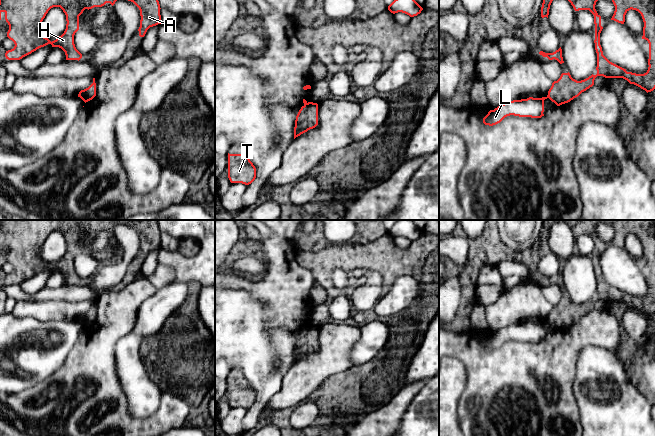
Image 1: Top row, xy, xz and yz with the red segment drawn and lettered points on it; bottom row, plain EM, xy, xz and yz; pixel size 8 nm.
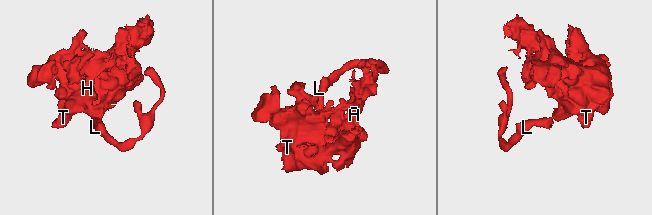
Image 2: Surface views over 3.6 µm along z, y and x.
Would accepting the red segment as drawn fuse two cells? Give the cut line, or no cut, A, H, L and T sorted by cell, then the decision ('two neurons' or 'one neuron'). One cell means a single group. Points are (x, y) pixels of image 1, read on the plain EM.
cut in xz along (306, 326), (304, 329); A H T / L; two neurons

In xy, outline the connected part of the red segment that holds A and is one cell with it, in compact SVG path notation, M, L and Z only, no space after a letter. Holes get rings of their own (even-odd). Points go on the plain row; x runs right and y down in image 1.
M0 220L0 244L1 237L5 237L5 244L9 249L9 254L7 256L7 261L12 264L15 268L14 272L6 275L5 281L8 284L20 284L23 281L31 278L37 273L44 271L48 268L51 268L52 271L61 272L66 279L66 284L80 284L82 278L76 273L74 268L74 259L79 254L79 240L83 237L85 233L92 233L94 231L102 231L106 227L110 227L112 230L118 223L127 223L128 225L133 226L140 234L140 251L138 253L139 260L144 261L147 254L150 251L161 248L161 239L160 239L160 228L157 220ZM53 231L60 231L66 239L66 253L64 257L59 260L56 264L50 265L48 262L44 261L41 256L41 248L45 242L48 235Z

